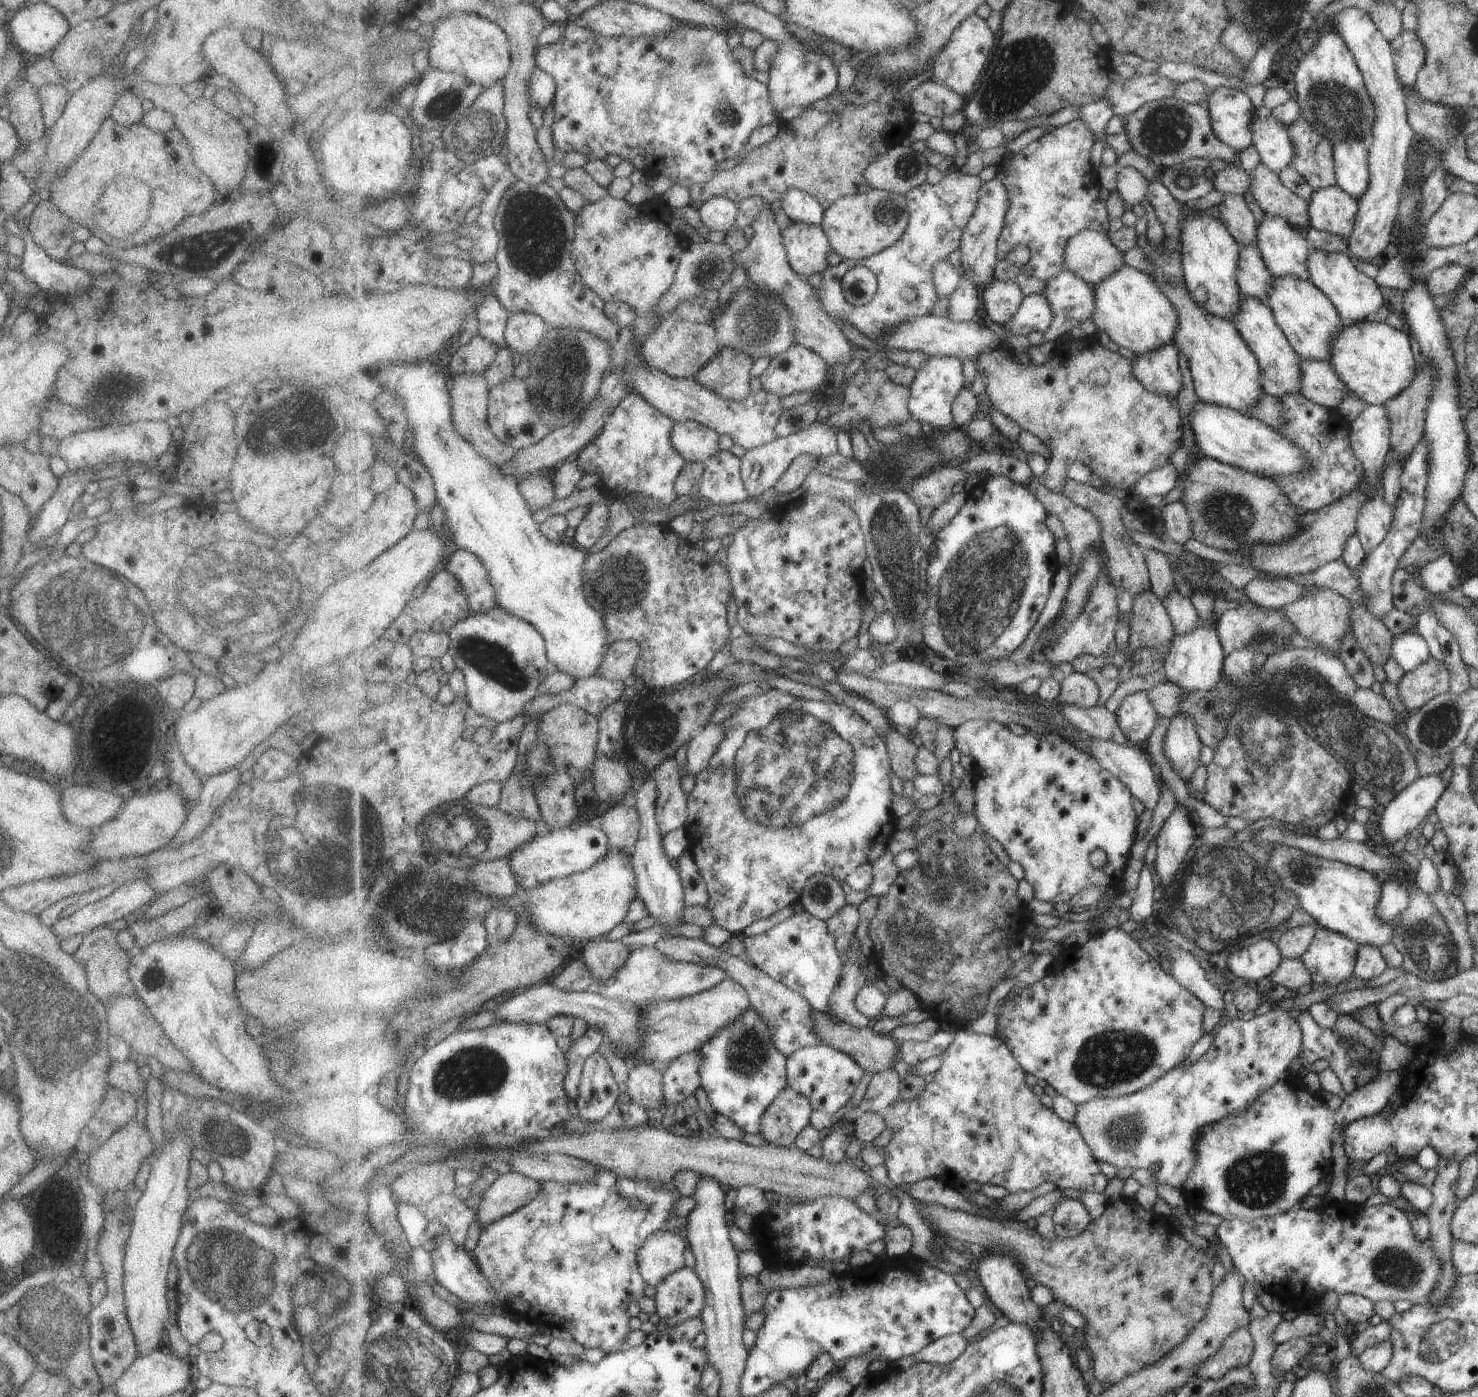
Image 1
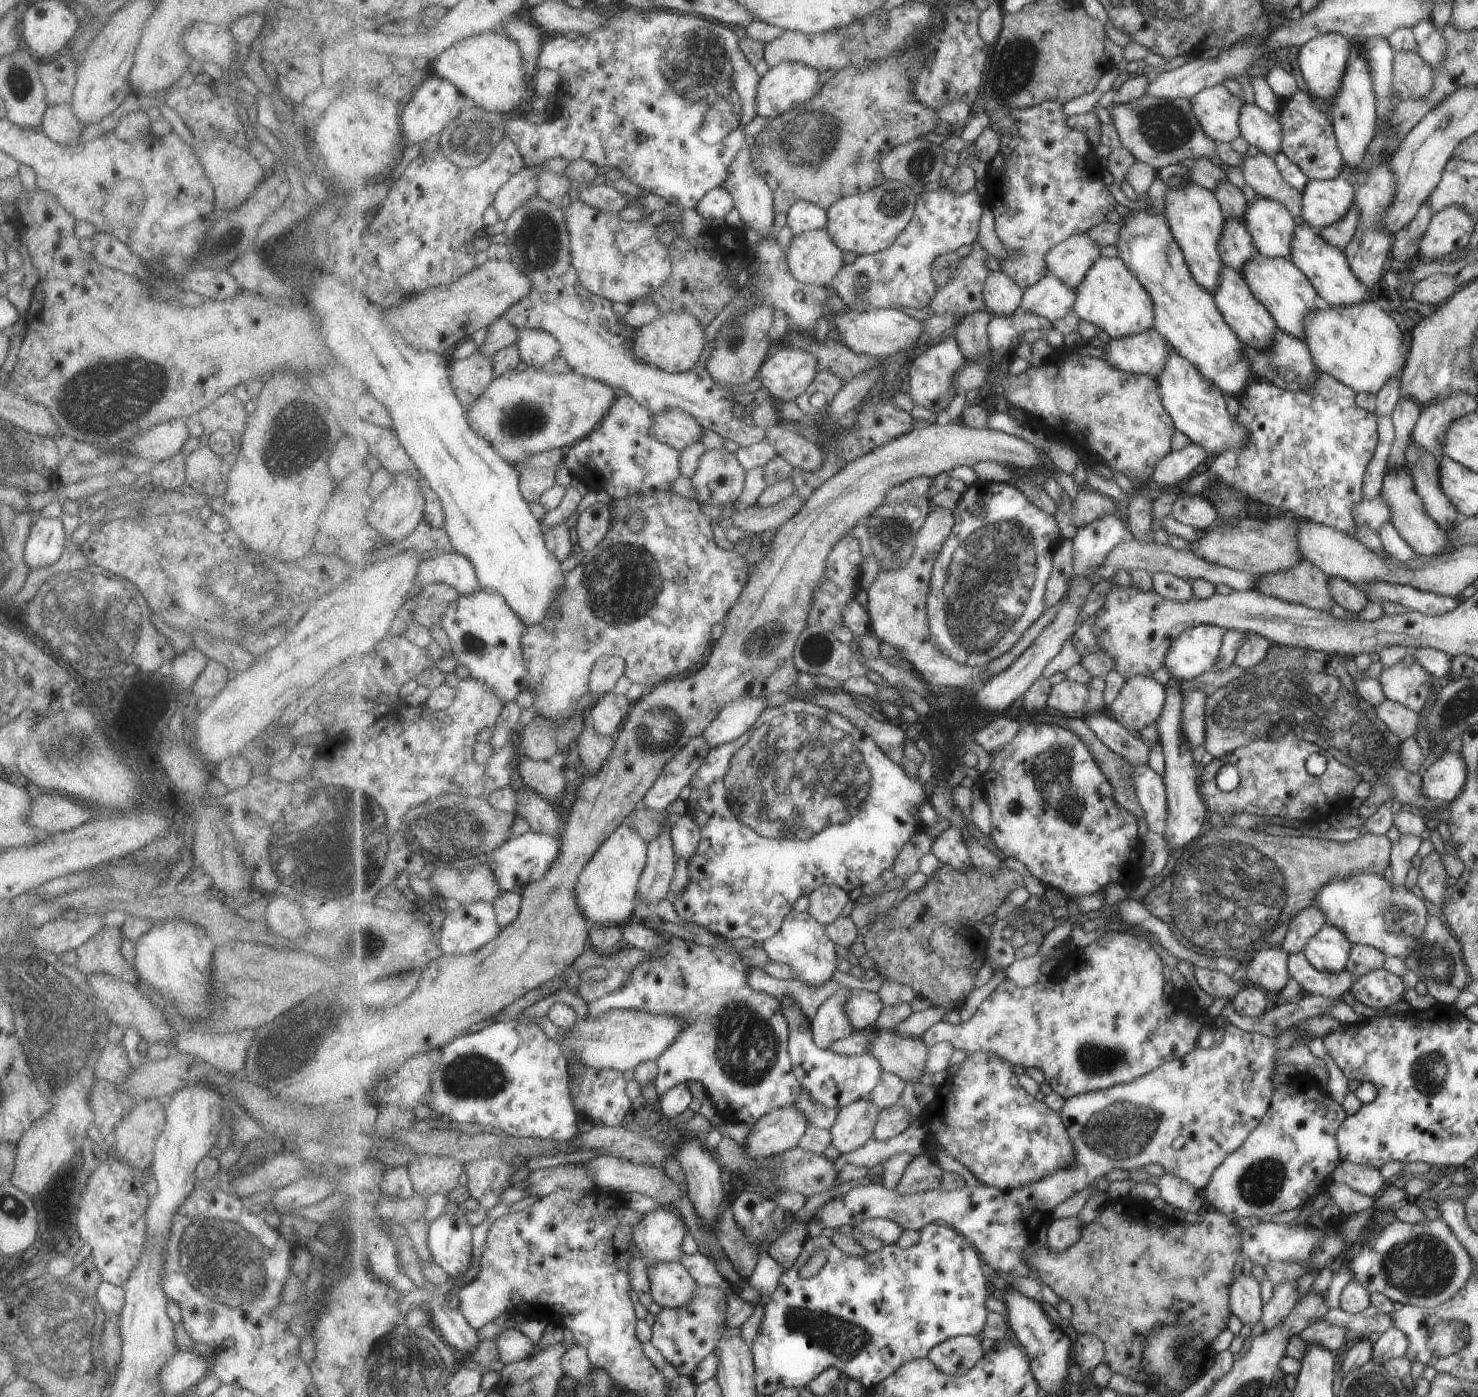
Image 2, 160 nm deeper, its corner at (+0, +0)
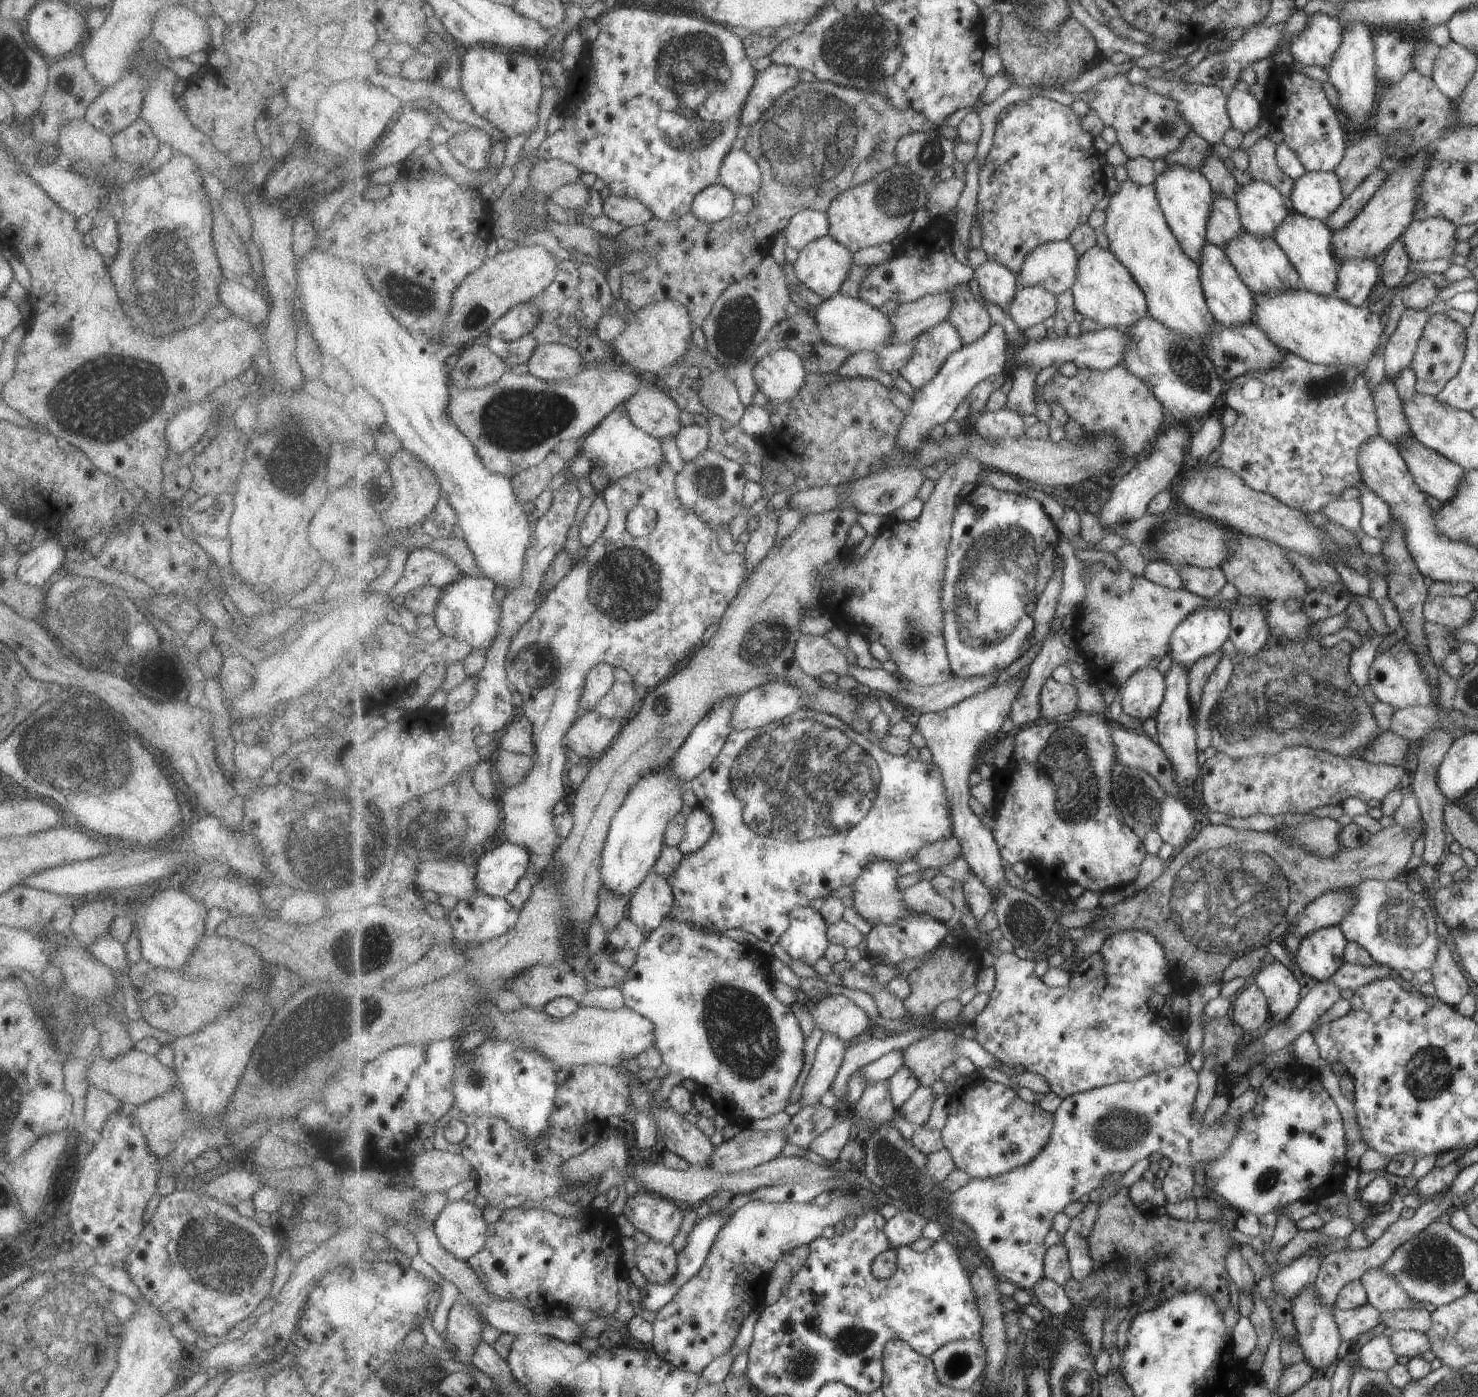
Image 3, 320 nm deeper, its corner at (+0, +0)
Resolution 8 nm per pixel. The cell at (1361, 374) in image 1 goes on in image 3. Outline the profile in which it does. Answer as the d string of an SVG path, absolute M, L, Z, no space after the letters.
M1303 286L1254 293L1256 323L1276 346L1311 363L1366 366L1376 348L1384 326L1378 314L1330 295L1319 295Z

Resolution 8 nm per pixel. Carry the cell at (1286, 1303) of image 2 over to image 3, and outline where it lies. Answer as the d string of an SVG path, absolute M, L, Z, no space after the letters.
M1318 1249L1307 1250L1298 1260L1272 1276L1273 1286L1285 1299L1292 1300L1306 1285L1315 1282L1324 1257Z

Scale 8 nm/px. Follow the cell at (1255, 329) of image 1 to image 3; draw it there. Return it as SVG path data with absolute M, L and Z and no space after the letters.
M1207 240L1199 266L1201 268L1201 284L1214 318L1225 327L1235 327L1236 325L1241 327L1244 323L1252 323L1256 318L1254 292L1241 279L1237 267L1229 259L1225 249Z

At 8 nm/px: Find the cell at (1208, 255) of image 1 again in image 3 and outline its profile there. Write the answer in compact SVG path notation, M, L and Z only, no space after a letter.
M1172 165L1167 166L1167 169L1158 175L1156 186L1158 200L1173 235L1177 237L1185 253L1200 265L1202 252L1208 240L1208 222L1216 200L1213 185L1201 171Z

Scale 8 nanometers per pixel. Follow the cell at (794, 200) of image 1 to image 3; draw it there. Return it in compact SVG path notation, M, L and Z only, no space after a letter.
M806 209L797 214L785 228L787 244L796 250L804 250L810 243L827 237L832 232L829 213Z

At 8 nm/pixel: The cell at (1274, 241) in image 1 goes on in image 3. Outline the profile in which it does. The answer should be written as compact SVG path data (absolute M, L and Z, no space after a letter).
M1251 179L1247 184L1239 185L1234 199L1244 230L1254 236L1274 239L1277 228L1288 218L1289 211L1284 205L1286 198L1281 195L1277 188L1267 182Z

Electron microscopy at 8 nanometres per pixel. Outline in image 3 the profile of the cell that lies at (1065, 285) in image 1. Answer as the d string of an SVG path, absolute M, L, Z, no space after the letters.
M1044 287L1020 288L1016 300L1010 306L1017 328L1029 332L1036 325L1052 318L1059 309L1059 296Z

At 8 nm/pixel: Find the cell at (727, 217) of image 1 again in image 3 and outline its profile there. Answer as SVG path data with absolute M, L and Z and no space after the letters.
M720 181L705 188L695 200L693 210L702 220L715 223L735 212L736 192Z

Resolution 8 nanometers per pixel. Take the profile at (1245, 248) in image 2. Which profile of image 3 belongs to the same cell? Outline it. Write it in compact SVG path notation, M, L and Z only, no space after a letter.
M1215 193L1212 216L1208 222L1208 242L1225 248L1225 244L1244 232L1235 199Z

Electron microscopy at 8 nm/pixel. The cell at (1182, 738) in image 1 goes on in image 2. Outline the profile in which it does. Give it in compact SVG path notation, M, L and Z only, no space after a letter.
M1192 689L1183 694L1181 721L1189 749L1193 750L1205 742L1205 702L1208 692Z

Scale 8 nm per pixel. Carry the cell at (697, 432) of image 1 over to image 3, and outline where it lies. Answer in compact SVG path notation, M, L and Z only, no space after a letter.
M658 387L641 390L625 405L636 426L660 440L677 436L682 430L681 406L671 394L666 394Z

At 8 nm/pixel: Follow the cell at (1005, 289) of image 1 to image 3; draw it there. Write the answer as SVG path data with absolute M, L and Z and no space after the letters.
M992 259L978 266L976 272L976 280L982 296L1009 310L1020 290L1018 274L1001 262Z

